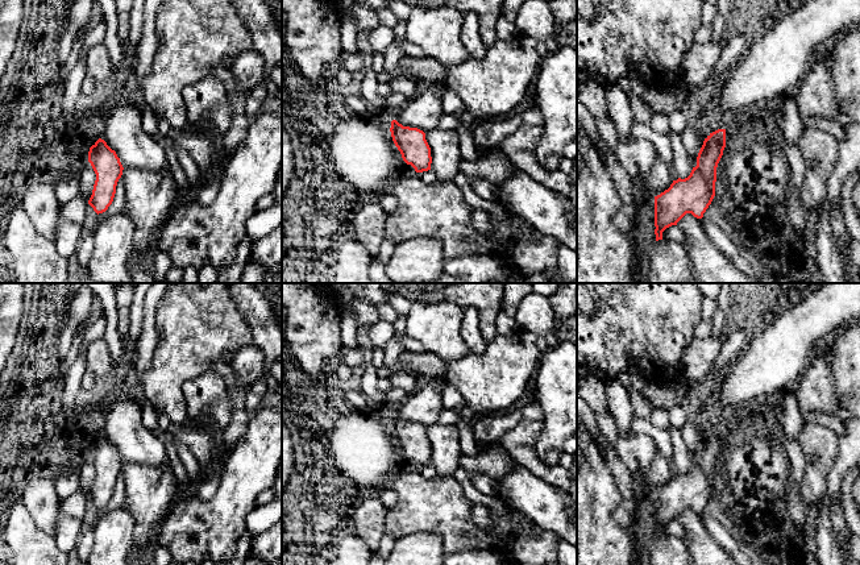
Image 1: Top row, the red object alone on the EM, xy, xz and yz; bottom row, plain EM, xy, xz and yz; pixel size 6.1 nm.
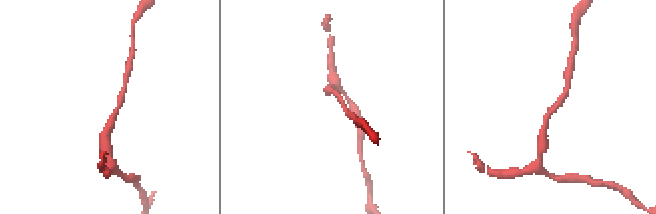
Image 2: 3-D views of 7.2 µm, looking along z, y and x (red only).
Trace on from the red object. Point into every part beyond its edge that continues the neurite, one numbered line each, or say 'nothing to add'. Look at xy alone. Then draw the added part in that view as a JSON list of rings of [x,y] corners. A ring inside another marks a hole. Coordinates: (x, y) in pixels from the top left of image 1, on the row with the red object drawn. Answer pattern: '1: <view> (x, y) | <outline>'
nothing to add

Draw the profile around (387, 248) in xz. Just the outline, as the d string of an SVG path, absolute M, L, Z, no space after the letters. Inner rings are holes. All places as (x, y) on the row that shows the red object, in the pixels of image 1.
M385 238L379 254L374 257L374 259L386 265L389 258L394 254L395 248L396 245L391 240Z

